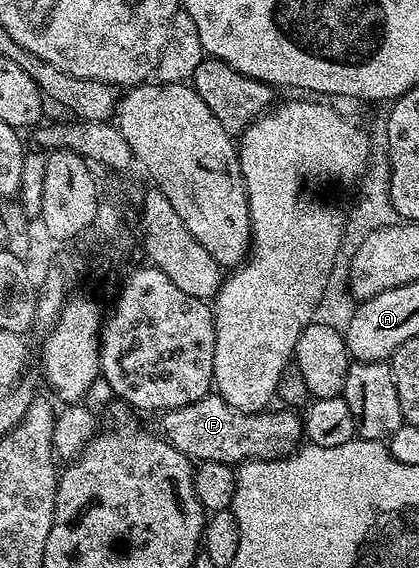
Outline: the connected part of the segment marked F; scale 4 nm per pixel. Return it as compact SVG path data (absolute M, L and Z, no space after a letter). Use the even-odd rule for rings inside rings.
M213 391L186 407L167 410L161 416L164 418L160 421L161 430L159 429L159 432L165 441L178 447L178 451L182 451L196 463L217 461L236 467L245 461L274 461L278 457L286 457L289 453L296 452L304 437L304 423L301 414L288 407L280 407L277 410L277 413L272 413L273 411L243 413L230 407L230 403L223 401L219 393Z

